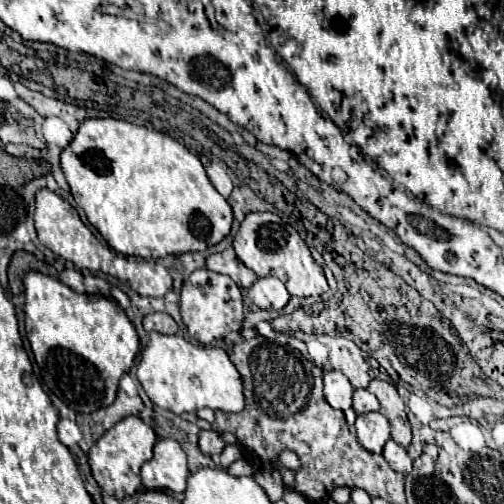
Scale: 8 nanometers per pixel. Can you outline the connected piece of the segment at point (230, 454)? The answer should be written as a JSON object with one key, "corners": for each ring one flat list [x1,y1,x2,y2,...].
{"corners":[[237,444,237,446,225,446,223,454,221,454,221,466,227,468,231,462,243,458,243,448]]}

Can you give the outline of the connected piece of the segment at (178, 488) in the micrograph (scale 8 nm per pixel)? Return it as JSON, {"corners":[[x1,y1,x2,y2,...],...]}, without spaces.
{"corners":[[157,440,153,452,153,458,141,466,143,486,147,490,185,492,189,468,181,444,175,440]]}

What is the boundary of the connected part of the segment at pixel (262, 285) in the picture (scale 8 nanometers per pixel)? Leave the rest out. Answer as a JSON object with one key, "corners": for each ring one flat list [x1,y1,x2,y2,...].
{"corners":[[273,276,257,278,257,282,247,290,247,296,263,310,281,310,289,302,285,284]]}

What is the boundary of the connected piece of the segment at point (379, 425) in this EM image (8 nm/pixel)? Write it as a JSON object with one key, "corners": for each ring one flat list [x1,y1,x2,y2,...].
{"corners":[[369,412,369,414,357,416,355,430,357,430,359,444,365,450,375,452,375,454,379,454,383,450,385,442,391,438,389,436,389,422,381,412]]}

